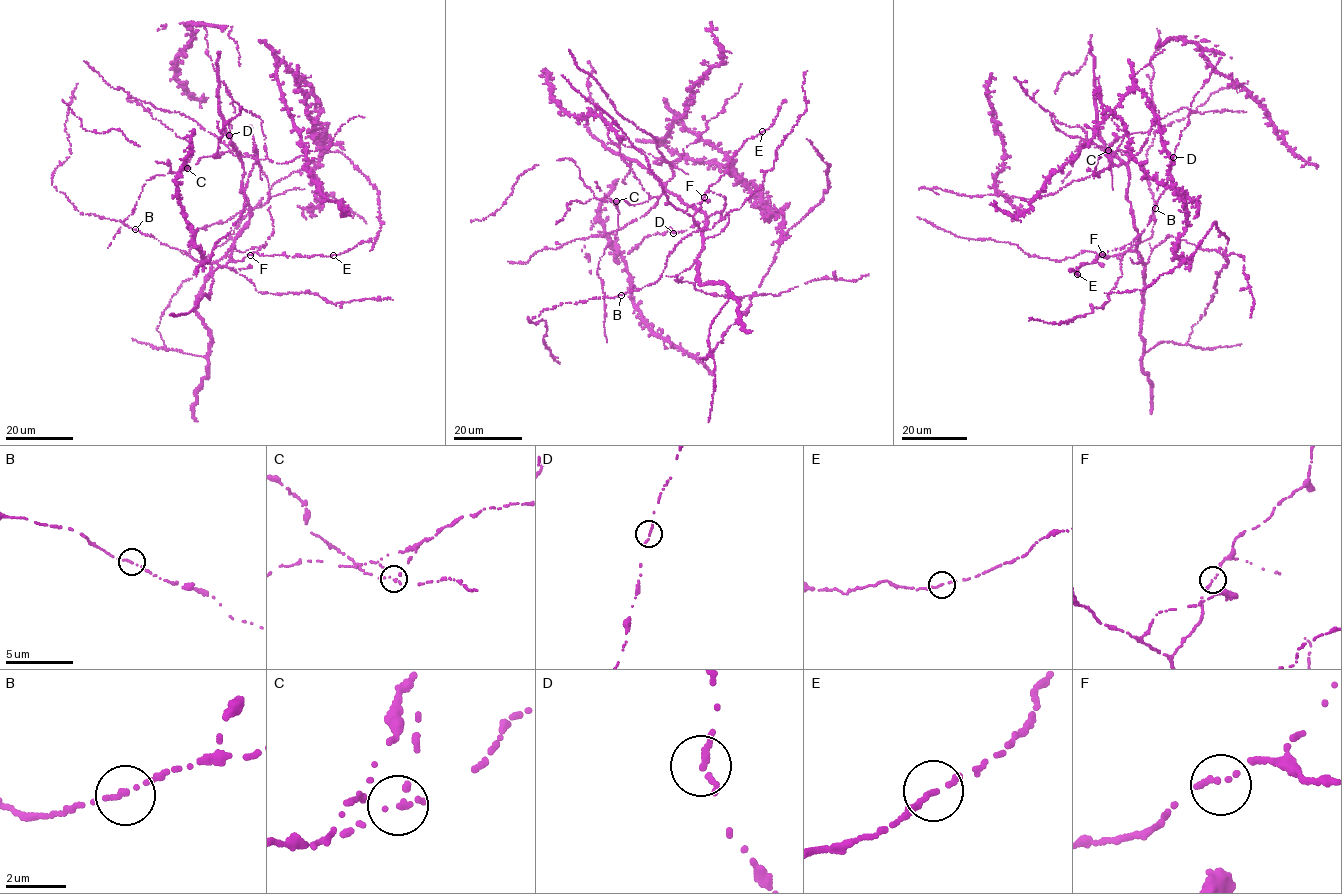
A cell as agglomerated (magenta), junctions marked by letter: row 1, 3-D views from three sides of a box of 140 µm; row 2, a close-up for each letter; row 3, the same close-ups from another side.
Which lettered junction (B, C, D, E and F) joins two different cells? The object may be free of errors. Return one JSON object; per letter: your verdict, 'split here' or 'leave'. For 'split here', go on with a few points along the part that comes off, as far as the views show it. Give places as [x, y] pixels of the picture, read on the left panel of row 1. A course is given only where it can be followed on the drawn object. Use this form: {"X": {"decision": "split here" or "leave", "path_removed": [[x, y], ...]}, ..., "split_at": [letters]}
{"B": {"decision": "leave"}, "C": {"decision": "split here", "path_removed": [[187, 168], [190, 141], [175, 135], [135, 100], [126, 98]]}, "D": {"decision": "leave"}, "E": {"decision": "leave"}, "F": {"decision": "leave"}, "split_at": ["C"]}

